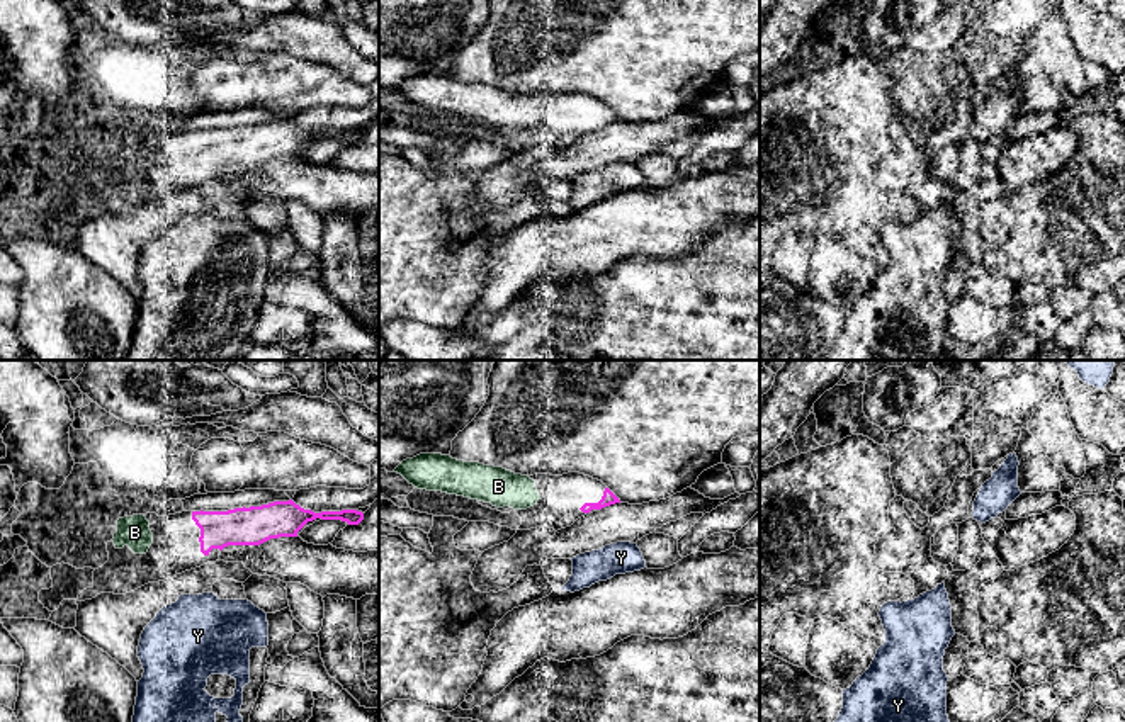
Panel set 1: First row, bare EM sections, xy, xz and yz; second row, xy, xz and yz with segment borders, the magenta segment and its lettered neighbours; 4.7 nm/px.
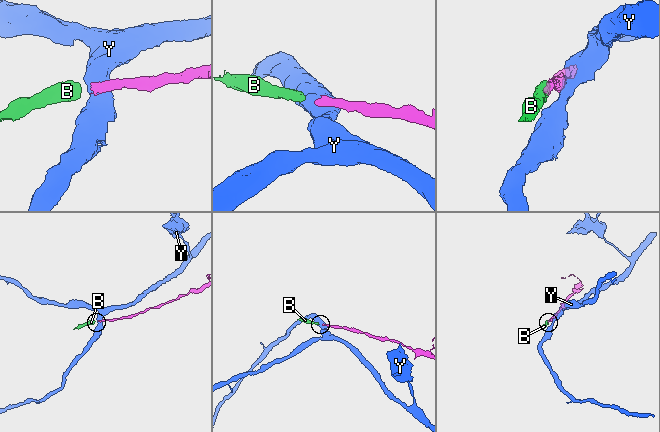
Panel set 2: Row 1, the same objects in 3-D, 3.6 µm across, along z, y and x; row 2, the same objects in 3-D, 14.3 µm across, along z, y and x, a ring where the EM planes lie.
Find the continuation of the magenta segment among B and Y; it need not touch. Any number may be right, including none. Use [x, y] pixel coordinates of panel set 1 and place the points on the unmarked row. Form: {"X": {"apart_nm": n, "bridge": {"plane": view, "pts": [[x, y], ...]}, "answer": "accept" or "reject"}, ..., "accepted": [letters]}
{"B": {"apart_nm": 200, "bridge": {"plane": "xz", "pts": [[580, 128], [539, 118]]}, "answer": "accept"}, "Y": {"apart_nm": 170, "bridge": {"plane": "xz", "pts": [[600, 128], [610, 163]]}, "answer": "reject"}, "accepted": ["B"]}

